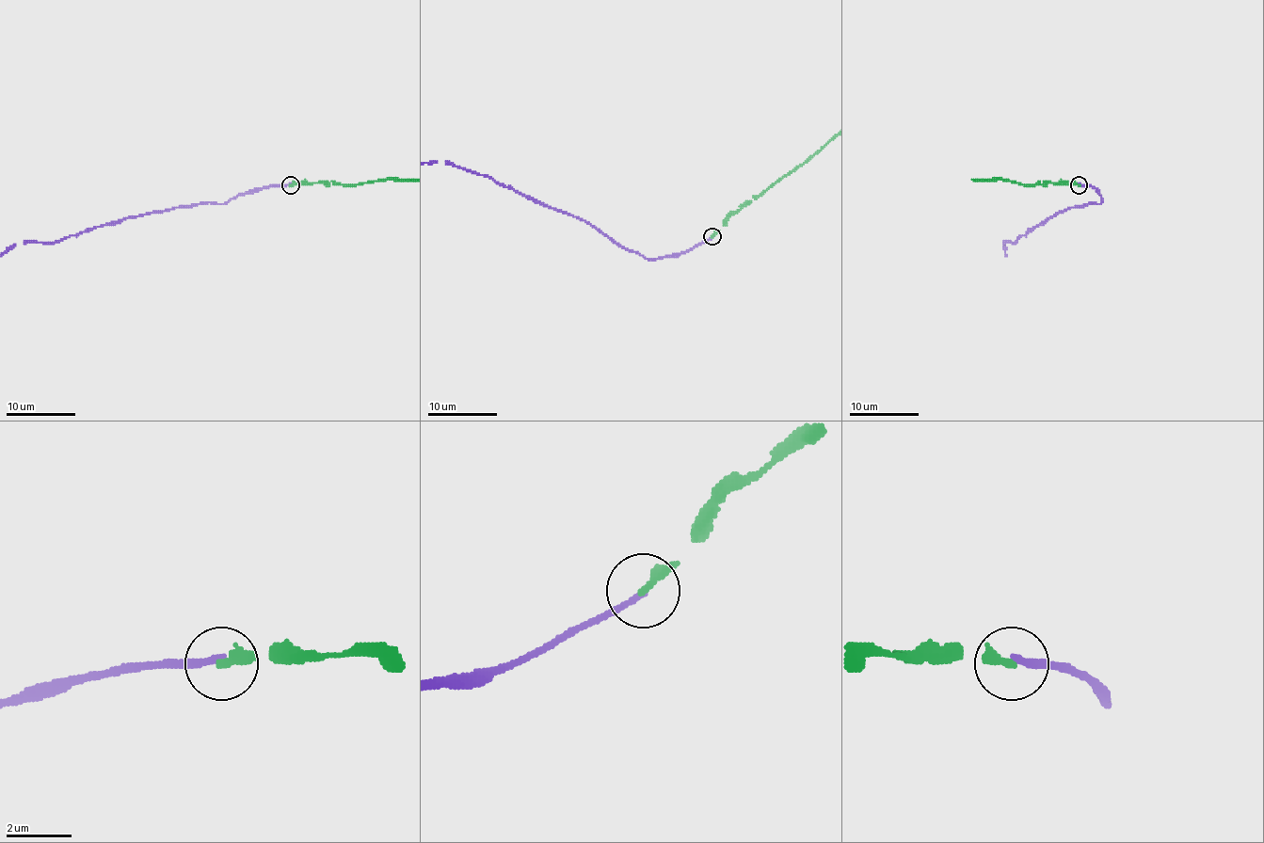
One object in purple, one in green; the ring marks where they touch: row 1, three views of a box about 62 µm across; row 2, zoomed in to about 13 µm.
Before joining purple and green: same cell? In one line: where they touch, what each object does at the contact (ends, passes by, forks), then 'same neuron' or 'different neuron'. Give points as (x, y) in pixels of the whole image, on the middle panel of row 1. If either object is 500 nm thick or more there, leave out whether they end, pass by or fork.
(712, 236) | purple ends | green ends | different neuron

